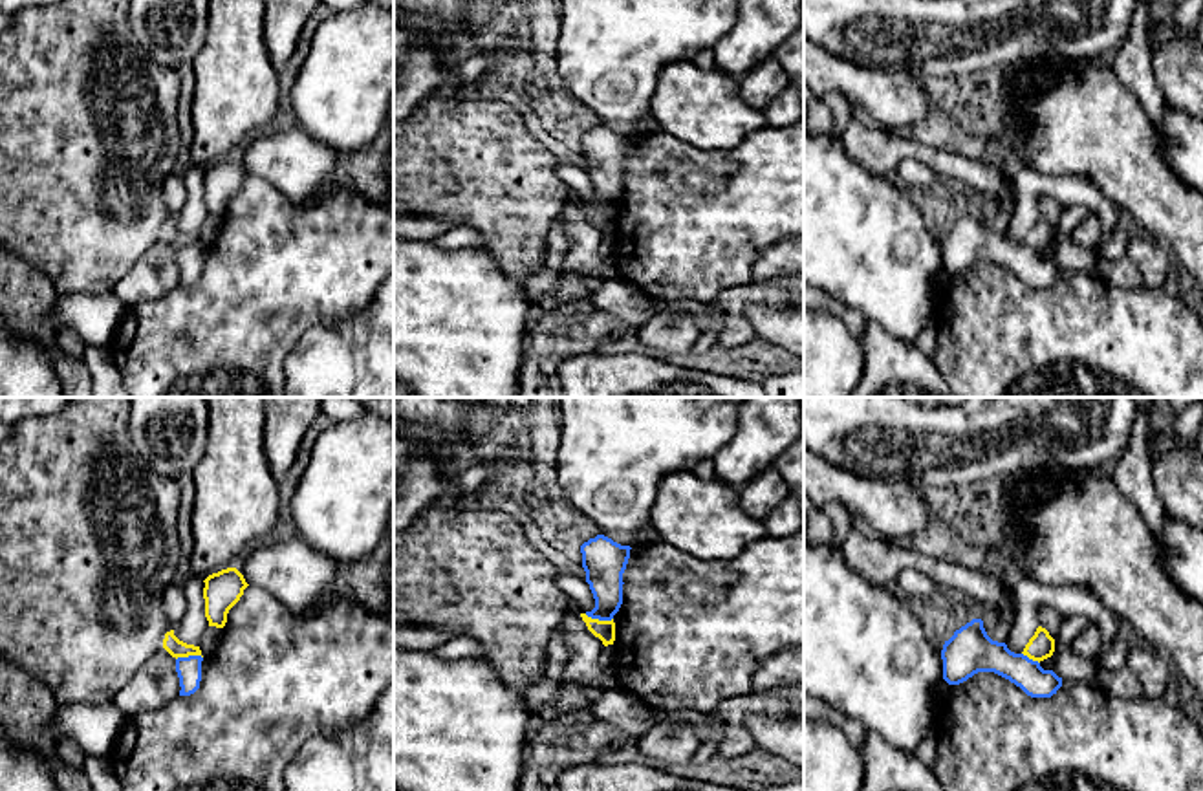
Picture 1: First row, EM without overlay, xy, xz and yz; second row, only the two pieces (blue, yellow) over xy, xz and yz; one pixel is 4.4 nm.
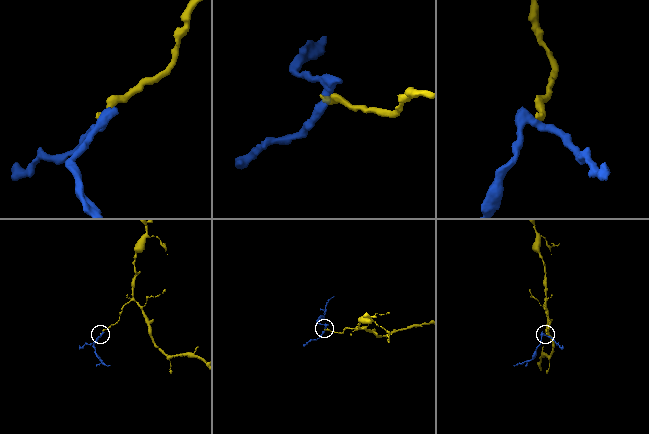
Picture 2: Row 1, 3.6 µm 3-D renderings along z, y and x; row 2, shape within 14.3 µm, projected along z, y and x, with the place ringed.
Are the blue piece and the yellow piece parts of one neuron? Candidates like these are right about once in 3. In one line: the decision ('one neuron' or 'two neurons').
two neurons

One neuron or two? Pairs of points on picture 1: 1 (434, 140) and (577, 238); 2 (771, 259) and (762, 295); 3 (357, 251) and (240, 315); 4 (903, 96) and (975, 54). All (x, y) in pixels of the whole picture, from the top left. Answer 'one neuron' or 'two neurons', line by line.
1: two neurons
2: two neurons
3: one neuron
4: two neurons

